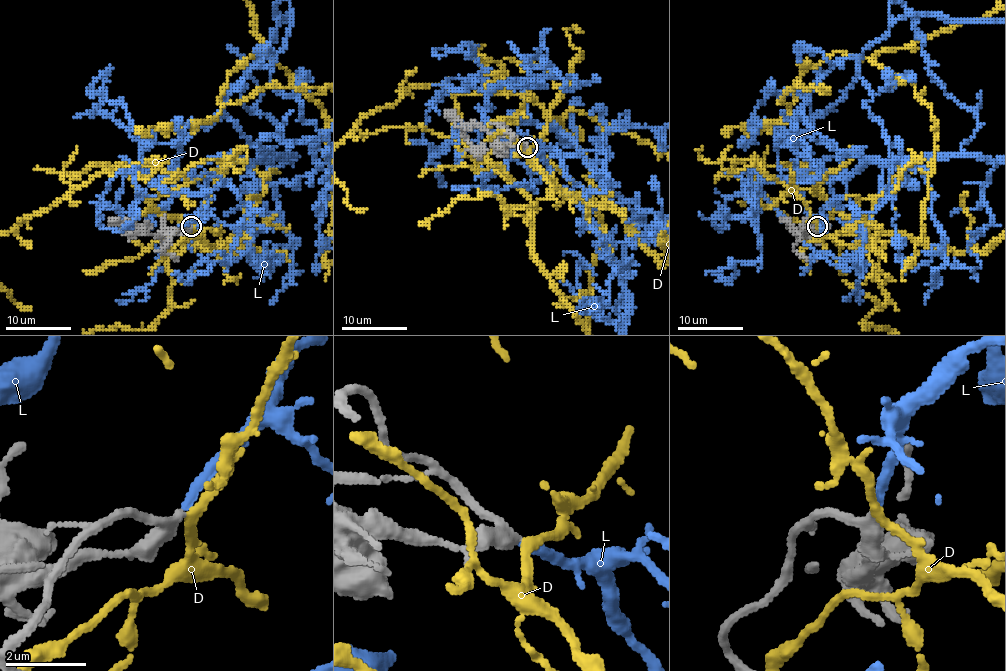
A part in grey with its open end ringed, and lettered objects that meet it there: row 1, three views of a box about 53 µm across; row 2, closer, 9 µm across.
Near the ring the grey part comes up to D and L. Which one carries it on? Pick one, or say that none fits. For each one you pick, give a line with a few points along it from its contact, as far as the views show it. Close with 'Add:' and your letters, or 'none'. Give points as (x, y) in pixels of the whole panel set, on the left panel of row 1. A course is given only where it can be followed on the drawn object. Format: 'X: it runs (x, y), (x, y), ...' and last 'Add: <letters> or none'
Add: L

